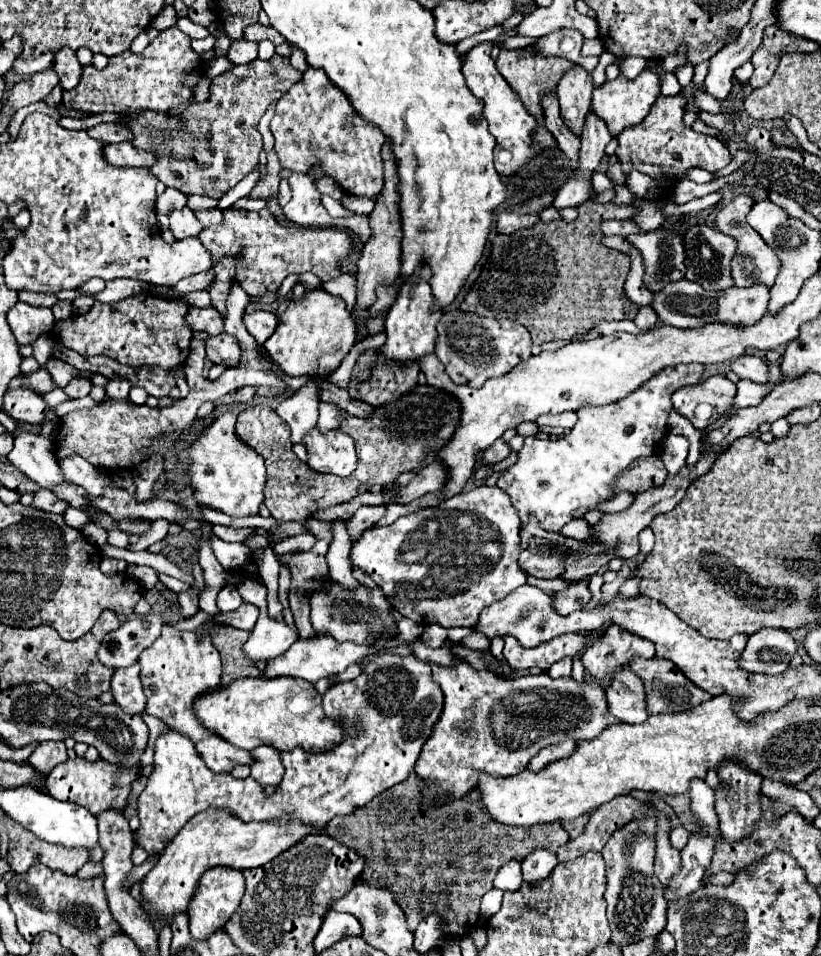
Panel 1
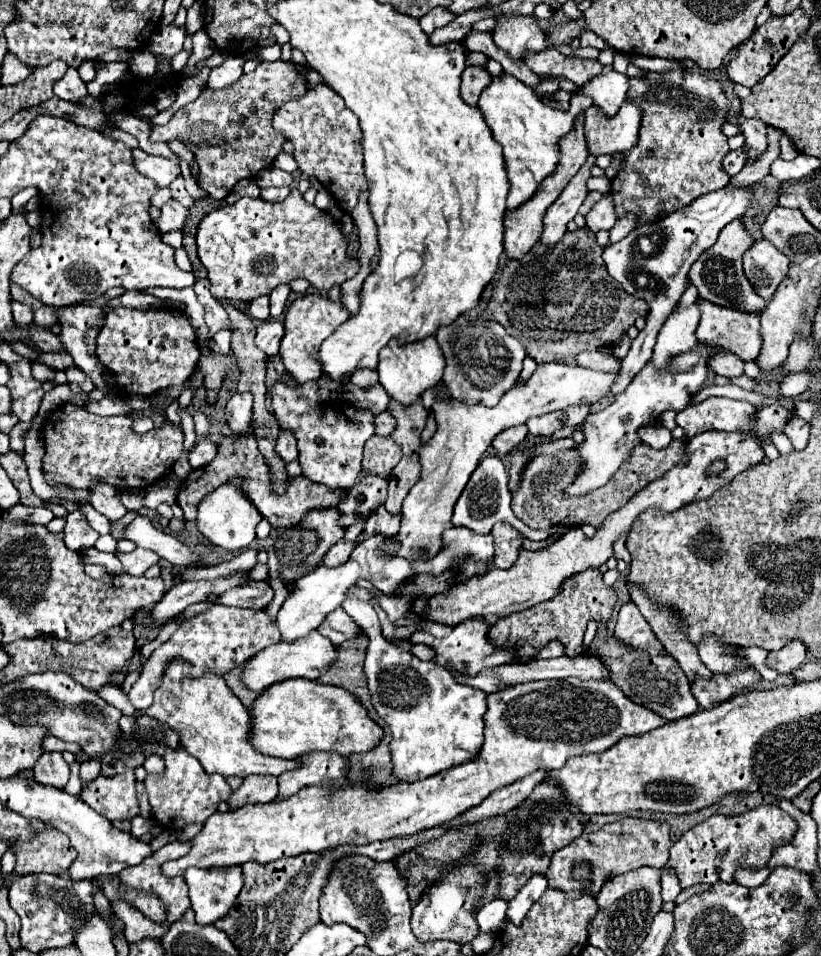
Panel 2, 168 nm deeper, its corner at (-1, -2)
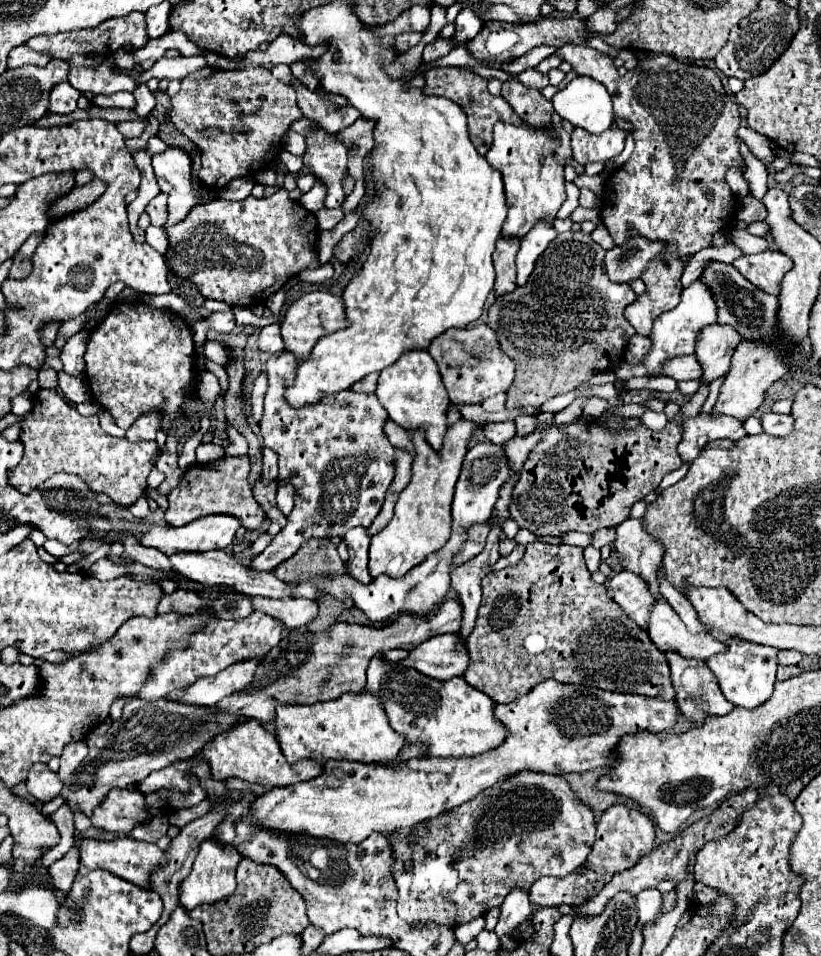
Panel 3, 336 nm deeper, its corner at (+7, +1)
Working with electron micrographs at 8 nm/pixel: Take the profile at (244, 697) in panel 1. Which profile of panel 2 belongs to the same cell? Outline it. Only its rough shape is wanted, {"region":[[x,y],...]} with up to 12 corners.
{"region":[[282,680],[254,700],[250,744],[296,758],[372,750],[350,692]]}

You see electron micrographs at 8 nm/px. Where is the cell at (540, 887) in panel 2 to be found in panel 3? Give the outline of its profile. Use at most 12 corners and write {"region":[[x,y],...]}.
{"region":[[518,889],[500,905],[494,929],[498,937],[512,935],[532,913],[528,893]]}

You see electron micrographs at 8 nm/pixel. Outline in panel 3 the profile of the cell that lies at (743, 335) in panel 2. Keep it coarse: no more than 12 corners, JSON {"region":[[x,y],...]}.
{"region":[[728,325],[702,329],[700,385],[730,371],[740,337]]}

